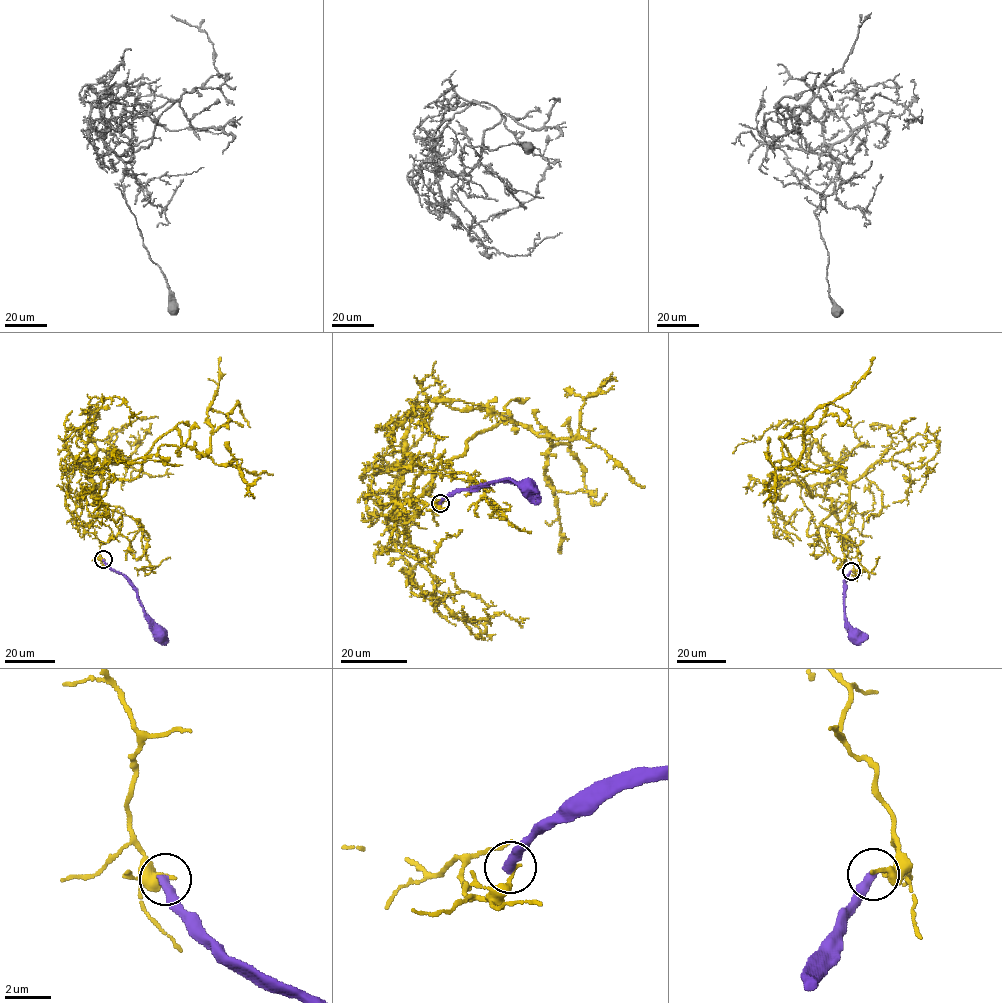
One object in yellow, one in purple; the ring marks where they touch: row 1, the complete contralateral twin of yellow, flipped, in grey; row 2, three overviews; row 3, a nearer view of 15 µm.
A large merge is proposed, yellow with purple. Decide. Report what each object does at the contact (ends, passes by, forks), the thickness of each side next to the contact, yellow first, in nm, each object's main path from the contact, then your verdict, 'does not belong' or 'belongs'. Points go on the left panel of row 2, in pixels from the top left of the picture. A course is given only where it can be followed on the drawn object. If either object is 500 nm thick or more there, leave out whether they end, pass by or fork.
yellow ends; purple ends; calibres 200 and 440 nm; course yellow (103, 559), (71, 513), (78, 494), (96, 504), (111, 480), (136, 478), (176, 428), (206, 455), (220, 359); course purple (103, 559), (128, 580), (136, 592), (145, 618), (158, 634); does not belong

